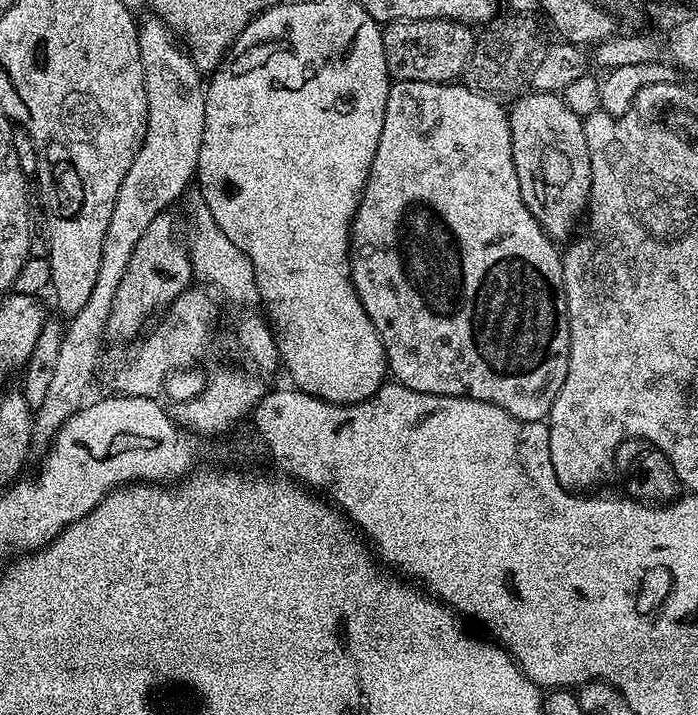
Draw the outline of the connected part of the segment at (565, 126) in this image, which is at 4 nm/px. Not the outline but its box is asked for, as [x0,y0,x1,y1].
[508,90,592,242]

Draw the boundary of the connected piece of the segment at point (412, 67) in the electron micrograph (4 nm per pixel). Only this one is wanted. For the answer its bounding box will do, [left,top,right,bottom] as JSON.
[383,20,476,82]

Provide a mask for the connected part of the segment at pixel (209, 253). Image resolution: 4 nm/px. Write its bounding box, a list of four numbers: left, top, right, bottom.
[186,198,258,304]

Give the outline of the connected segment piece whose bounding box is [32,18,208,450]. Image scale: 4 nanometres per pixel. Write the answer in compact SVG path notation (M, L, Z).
M144 18L139 21L138 46L144 71L146 86L146 102L148 117L146 118L146 138L140 142L138 154L134 154L134 162L130 162L130 170L126 170L126 178L122 178L122 186L118 190L118 198L114 202L114 214L110 214L110 226L106 226L106 238L102 242L102 266L98 266L98 282L94 282L94 291L90 294L86 306L78 314L72 316L63 329L61 350L58 362L55 363L54 374L46 398L42 406L34 411L32 447L36 450L47 449L58 434L58 430L80 408L85 407L89 399L88 391L92 388L92 379L96 376L96 367L100 364L100 351L104 348L104 336L108 332L108 319L112 316L114 294L118 294L118 285L122 282L122 274L126 274L126 266L130 266L130 254L134 254L134 246L146 226L154 222L160 212L171 209L172 203L193 183L198 166L198 150L202 146L202 134L206 122L206 106L204 105L205 81L196 69L196 64L182 47L176 33L155 18Z

